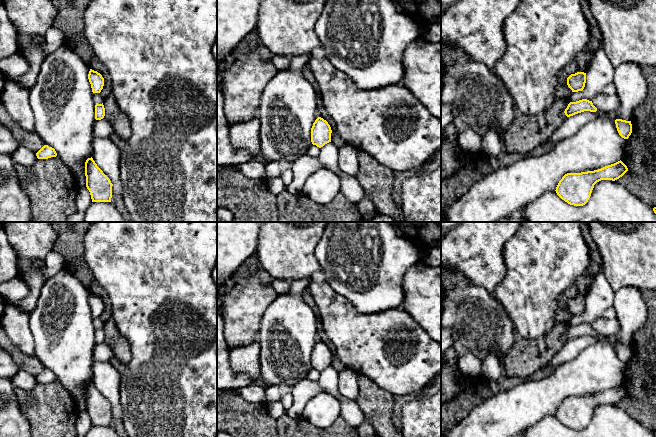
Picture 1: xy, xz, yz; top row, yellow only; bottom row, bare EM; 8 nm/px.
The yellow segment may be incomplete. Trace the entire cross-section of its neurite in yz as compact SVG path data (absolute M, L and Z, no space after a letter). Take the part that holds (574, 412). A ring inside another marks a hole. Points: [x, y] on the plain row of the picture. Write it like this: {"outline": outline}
{"outline": "M620 384L594 395L567 397L559 405L555 415L568 428L583 430L588 426L597 406L601 404L615 405L627 395L627 390Z"}

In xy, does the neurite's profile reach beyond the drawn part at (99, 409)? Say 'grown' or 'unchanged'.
unchanged

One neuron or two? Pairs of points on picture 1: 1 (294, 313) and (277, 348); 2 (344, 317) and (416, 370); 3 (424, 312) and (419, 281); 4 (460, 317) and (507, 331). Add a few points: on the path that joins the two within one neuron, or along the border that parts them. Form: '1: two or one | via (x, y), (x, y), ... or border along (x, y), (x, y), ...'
1: one | via (288, 322), (286, 339)
2: one | via (360, 335), (391, 366), (398, 369)
3: one | via (424, 304), (423, 289)
4: one | via (472, 317), (476, 317), (486, 327), (495, 331)

